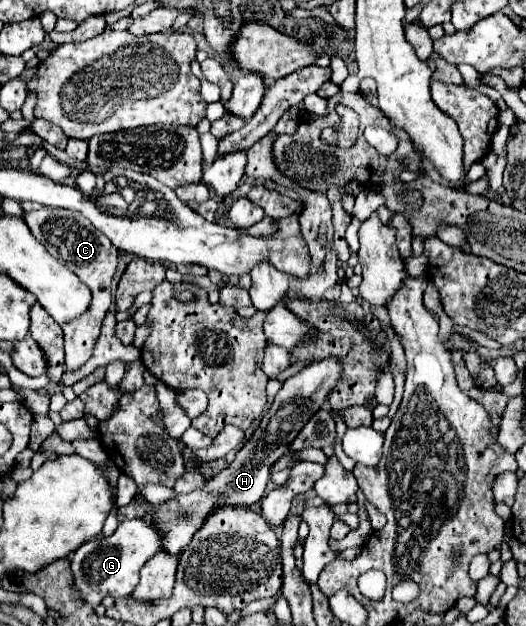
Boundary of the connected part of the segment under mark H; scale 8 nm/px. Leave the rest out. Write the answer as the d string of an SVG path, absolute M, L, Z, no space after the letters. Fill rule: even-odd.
M333 357L303 367L297 375L289 377L283 383L269 411L261 417L259 427L255 429L251 439L247 439L245 445L237 451L231 465L207 477L207 483L199 487L199 491L191 491L189 495L175 495L171 501L159 503L155 505L155 509L151 507L151 511L147 511L147 517L151 517L153 527L161 527L163 531L163 551L169 555L181 555L181 551L195 535L195 529L203 525L203 519L211 515L215 507L251 507L259 503L265 495L271 467L289 451L289 445L305 427L305 423L315 415L315 411L319 411L327 403L327 395L339 381L339 377L341 363Z

